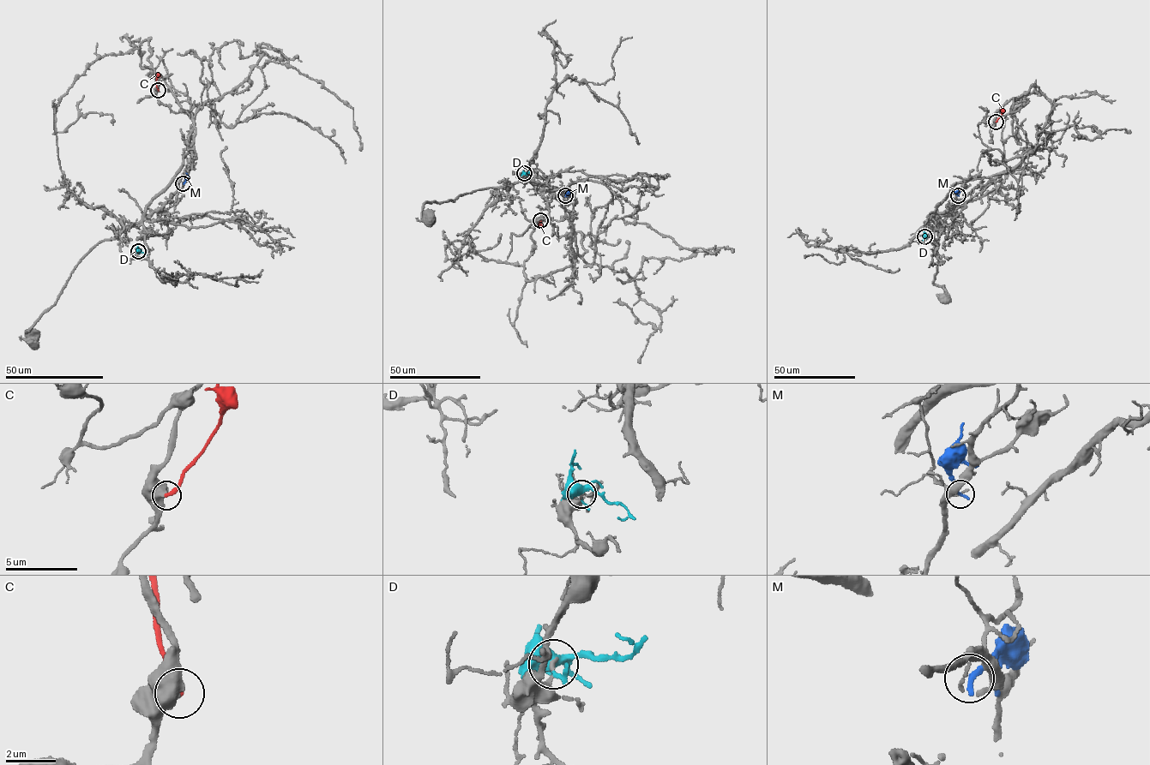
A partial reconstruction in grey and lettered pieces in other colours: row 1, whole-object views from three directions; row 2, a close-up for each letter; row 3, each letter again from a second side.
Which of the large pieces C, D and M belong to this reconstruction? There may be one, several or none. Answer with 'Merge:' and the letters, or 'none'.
Merge: none

